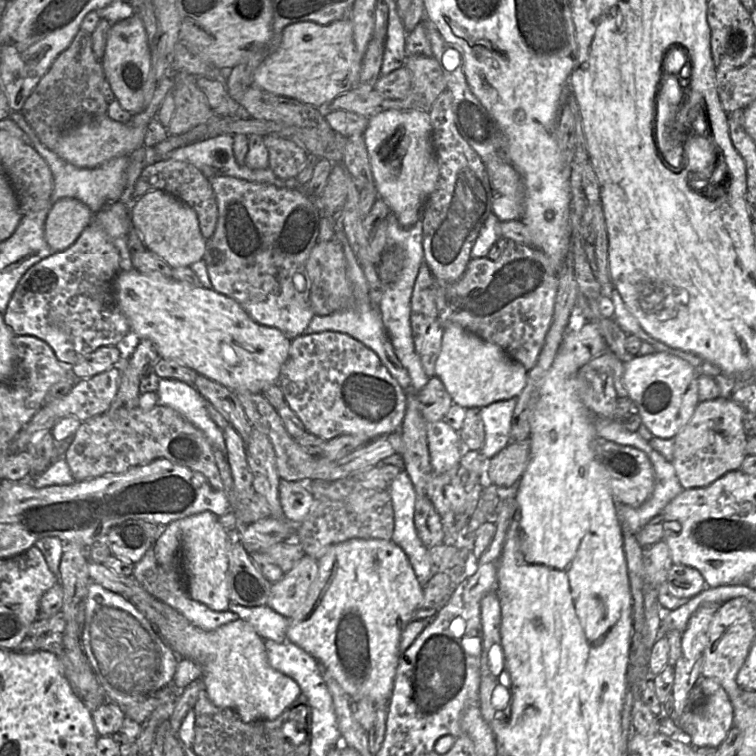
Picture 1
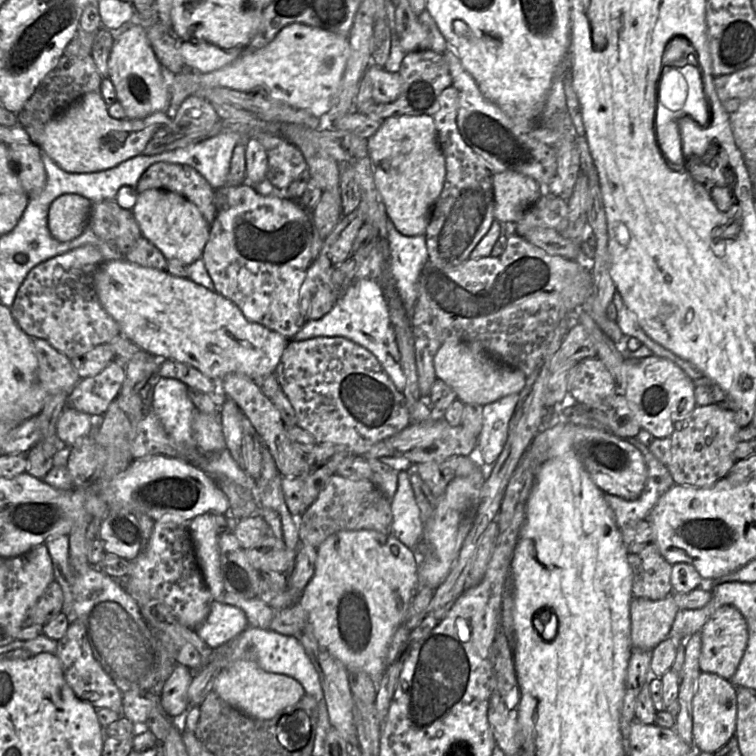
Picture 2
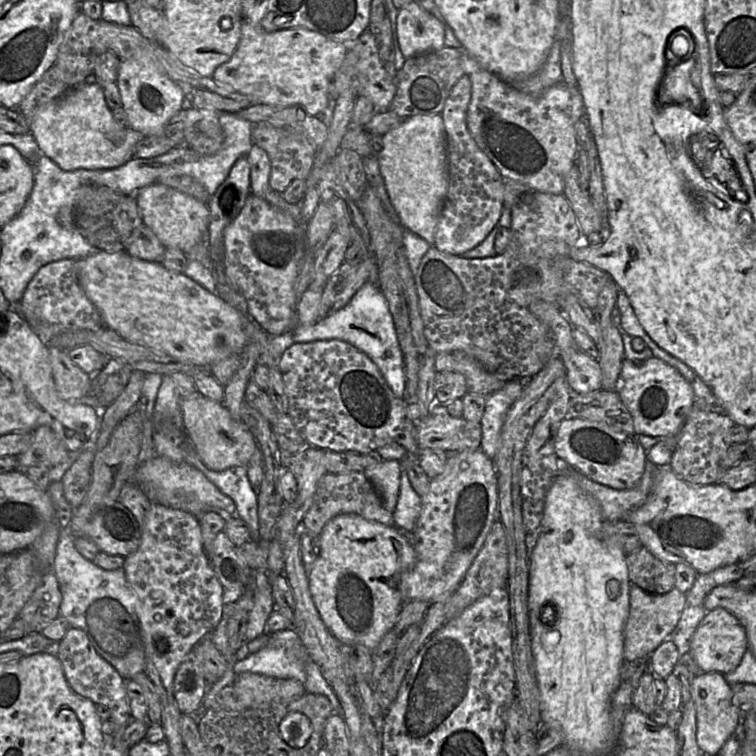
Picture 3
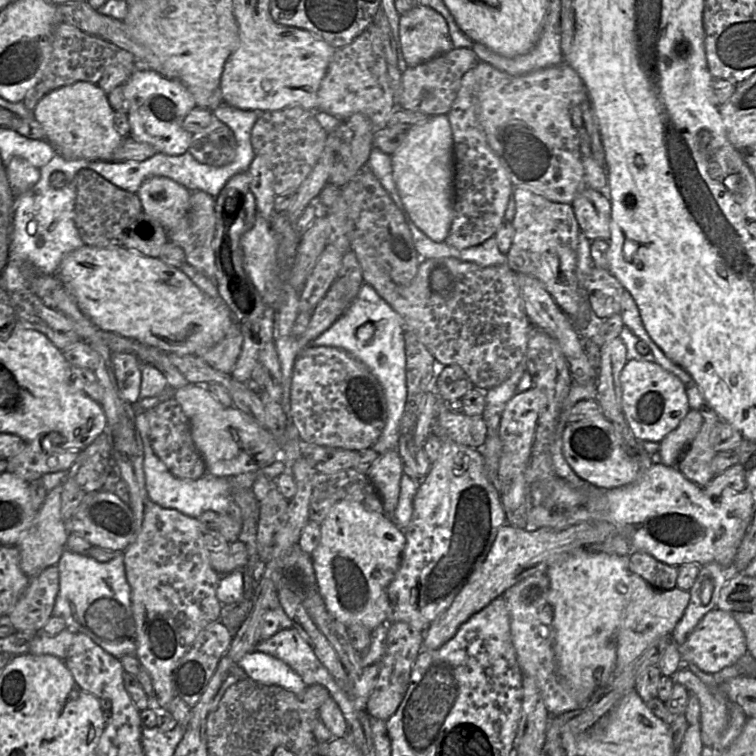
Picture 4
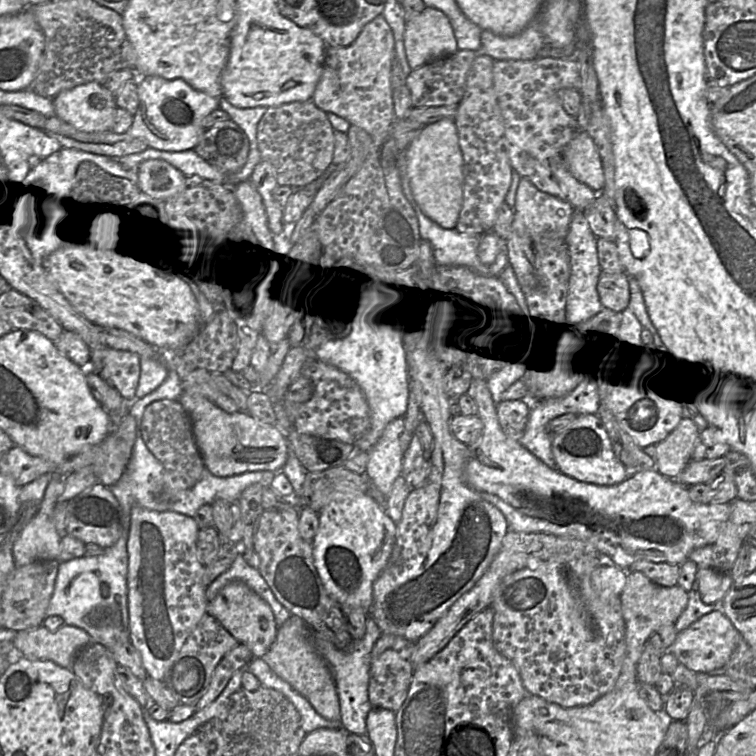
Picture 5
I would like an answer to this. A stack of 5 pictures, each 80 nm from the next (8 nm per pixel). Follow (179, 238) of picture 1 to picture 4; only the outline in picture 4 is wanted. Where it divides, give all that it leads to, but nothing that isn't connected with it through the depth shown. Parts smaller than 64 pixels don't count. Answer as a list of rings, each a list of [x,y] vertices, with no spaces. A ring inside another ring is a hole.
[[[164,176],[145,180],[137,191],[142,211],[169,231],[175,228],[189,208],[190,191]]]

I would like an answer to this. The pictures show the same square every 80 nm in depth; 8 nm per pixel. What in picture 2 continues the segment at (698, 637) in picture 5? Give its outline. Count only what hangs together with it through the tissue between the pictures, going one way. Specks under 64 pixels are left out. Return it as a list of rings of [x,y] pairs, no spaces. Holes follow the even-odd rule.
[[[723,605],[710,616],[700,633],[702,647],[699,667],[701,672],[714,673],[730,681],[748,643],[748,624],[745,617],[734,606]]]

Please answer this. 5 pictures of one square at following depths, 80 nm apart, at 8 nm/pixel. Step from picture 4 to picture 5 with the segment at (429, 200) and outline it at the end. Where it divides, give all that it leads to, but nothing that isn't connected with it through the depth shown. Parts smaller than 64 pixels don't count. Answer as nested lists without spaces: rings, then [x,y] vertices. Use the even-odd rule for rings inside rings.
[[[442,120],[426,126],[405,150],[409,186],[420,210],[444,230],[455,230],[463,205],[463,155],[456,126],[452,120]]]

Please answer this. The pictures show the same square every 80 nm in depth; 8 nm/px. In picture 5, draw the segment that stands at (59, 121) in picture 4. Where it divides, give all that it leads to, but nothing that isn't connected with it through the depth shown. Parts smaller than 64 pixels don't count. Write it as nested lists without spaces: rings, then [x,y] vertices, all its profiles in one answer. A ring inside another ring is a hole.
[[[99,83],[62,91],[52,98],[56,116],[83,132],[112,131],[116,105]]]

